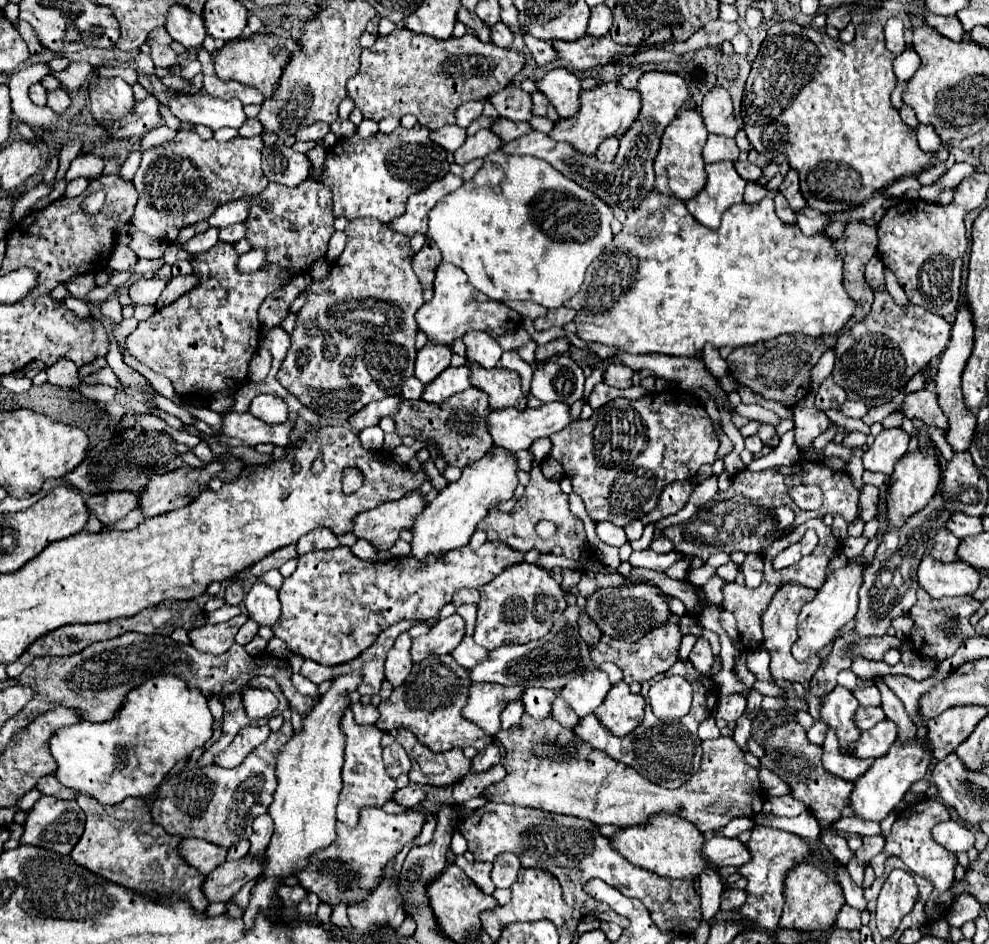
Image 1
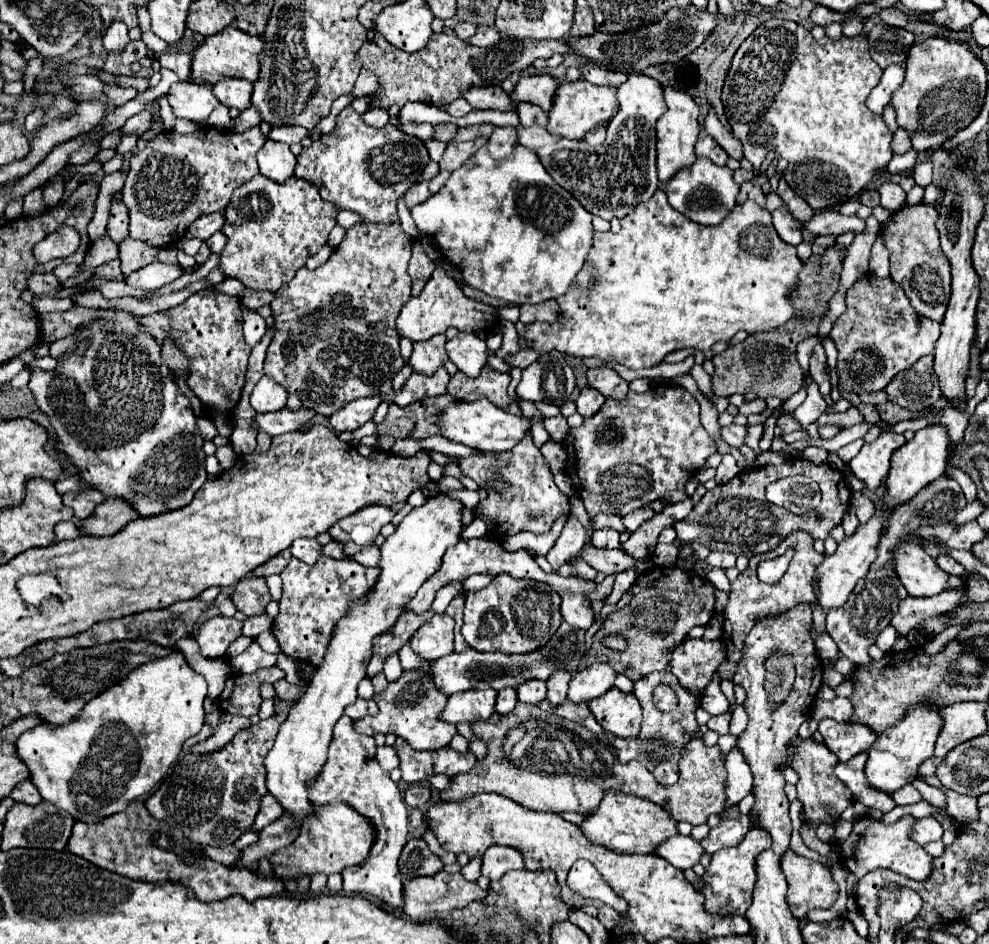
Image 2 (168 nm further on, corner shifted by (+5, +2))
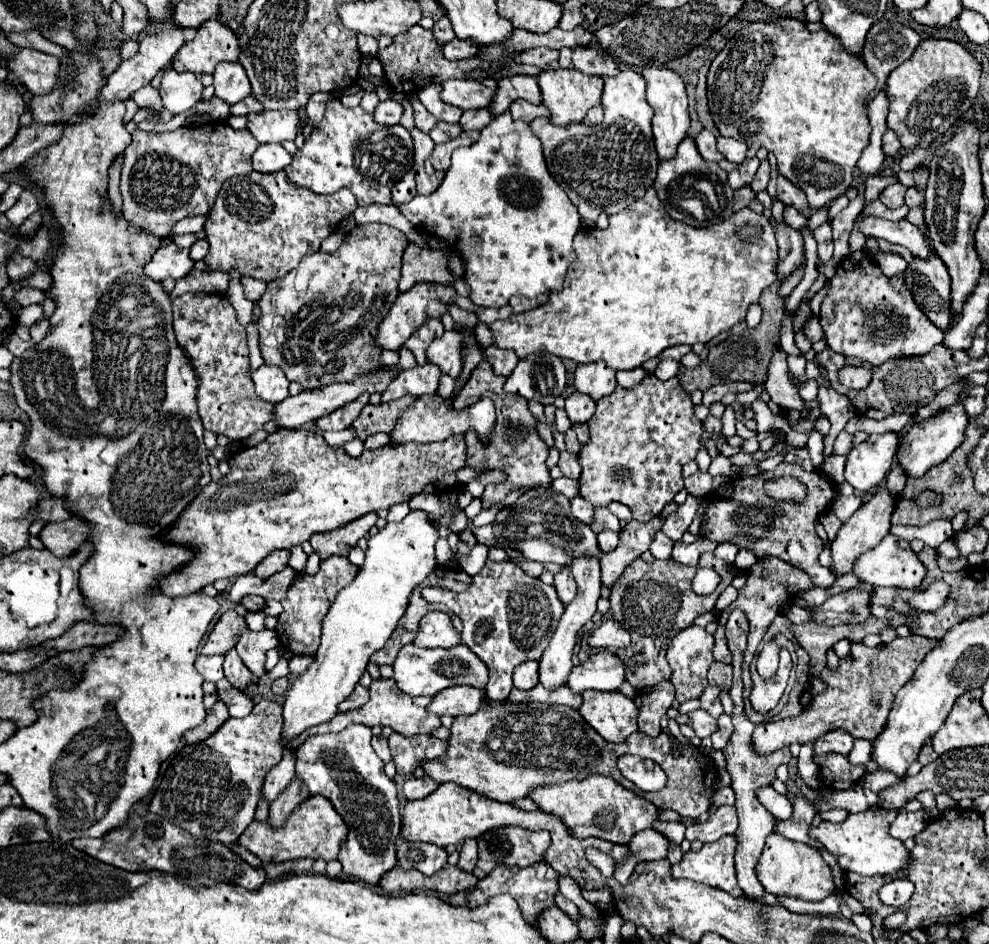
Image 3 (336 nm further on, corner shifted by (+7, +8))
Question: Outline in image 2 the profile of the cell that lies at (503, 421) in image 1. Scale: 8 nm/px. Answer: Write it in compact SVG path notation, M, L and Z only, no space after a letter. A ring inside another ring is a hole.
M476 400L476 402L462 402L462 404L446 408L442 412L440 426L442 426L440 434L452 442L462 442L482 452L502 452L502 450L510 450L512 446L516 446L524 438L524 434L530 434L532 418L514 416L494 406L488 400Z

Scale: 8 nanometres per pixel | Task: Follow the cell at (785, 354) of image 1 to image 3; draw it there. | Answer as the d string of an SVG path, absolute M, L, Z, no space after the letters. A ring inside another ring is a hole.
M774 282L770 288L766 288L766 292L762 292L762 300L758 302L762 306L762 322L754 330L746 328L742 334L730 336L728 340L720 342L718 346L712 346L706 362L698 364L692 370L684 368L684 374L678 374L678 382L682 384L682 388L692 392L698 388L708 390L710 386L726 384L726 382L746 380L746 382L760 384L766 380L768 362L770 362L772 354L780 348L780 320L784 318L784 298L778 296L778 288L780 288L780 284Z

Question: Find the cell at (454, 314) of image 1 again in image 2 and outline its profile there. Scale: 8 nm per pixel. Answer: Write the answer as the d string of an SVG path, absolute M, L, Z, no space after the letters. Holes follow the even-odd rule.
M442 258L436 260L436 270L430 276L430 280L428 280L426 288L422 290L422 294L418 298L410 298L408 304L402 308L398 320L396 320L396 328L398 328L400 336L410 338L412 342L428 340L428 338L432 338L440 332L446 332L446 328L450 328L450 326L458 328L460 332L478 332L478 330L492 332L492 330L498 328L498 324L500 324L498 310L490 304L466 298L466 294L462 292L460 282L456 282L448 274L448 270L444 268Z

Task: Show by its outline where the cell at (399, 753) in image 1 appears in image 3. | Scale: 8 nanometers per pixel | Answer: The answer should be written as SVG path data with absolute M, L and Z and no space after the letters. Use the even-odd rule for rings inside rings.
M374 736L374 738L372 738L372 748L374 748L374 752L380 756L382 762L390 762L390 760L392 760L390 750L388 750L388 740L386 740L386 738Z

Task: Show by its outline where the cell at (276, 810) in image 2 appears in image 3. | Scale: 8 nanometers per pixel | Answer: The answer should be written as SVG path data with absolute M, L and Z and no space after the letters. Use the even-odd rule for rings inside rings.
M284 752L282 754L282 760L268 772L266 780L264 780L264 798L268 802L272 802L284 788L286 784L290 784L290 780L294 778L294 764L296 764L296 756L294 752Z

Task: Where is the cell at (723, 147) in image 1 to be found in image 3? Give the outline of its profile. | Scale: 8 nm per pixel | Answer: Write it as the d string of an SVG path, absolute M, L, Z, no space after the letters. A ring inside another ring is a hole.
M702 130L696 136L696 146L698 146L698 152L702 154L704 160L710 160L710 162L724 160L724 156L716 150L716 136L710 130Z

